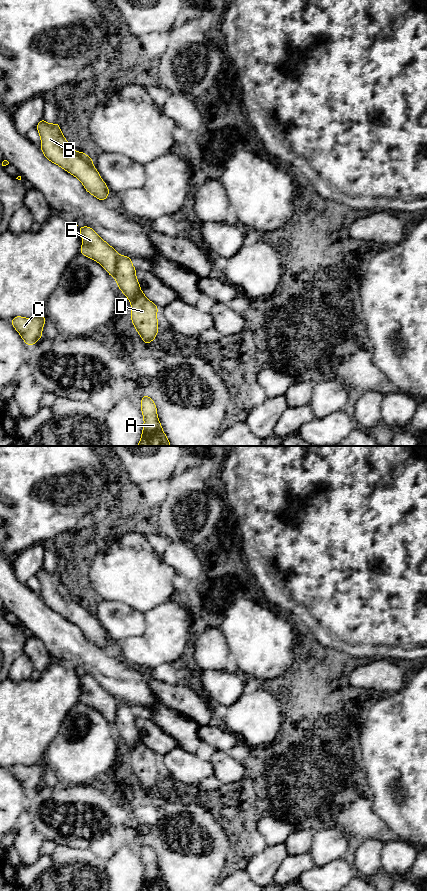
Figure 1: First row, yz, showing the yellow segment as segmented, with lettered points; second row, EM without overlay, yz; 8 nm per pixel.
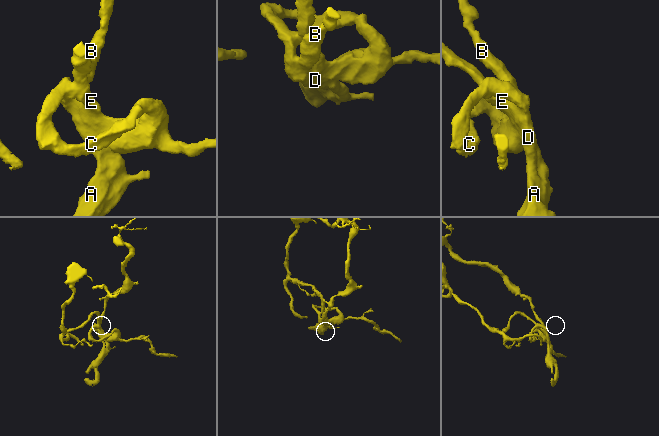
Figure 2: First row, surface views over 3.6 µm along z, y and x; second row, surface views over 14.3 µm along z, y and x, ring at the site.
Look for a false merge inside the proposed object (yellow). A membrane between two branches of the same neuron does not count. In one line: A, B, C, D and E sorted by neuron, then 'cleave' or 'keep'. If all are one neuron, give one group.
groups A B C D E; keep

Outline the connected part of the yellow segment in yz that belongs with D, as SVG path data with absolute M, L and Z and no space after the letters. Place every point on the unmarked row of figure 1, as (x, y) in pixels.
M78 674L82 695L80 701L98 710L110 724L114 725L121 740L131 751L131 769L140 785L147 793L158 782L158 768L156 754L140 737L136 726L136 718L132 707L119 703L106 691L91 675Z

